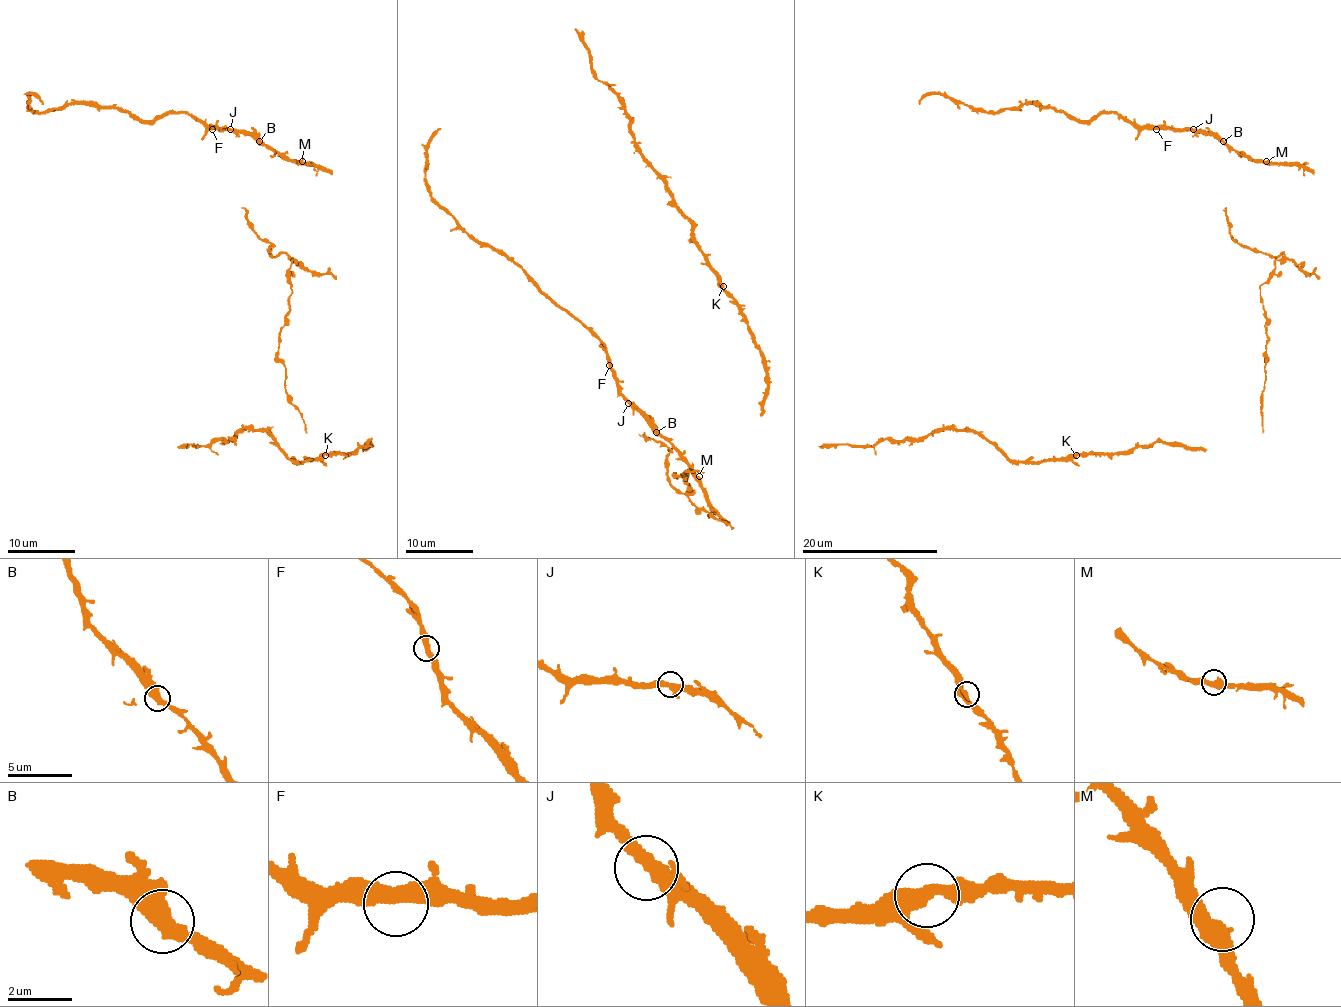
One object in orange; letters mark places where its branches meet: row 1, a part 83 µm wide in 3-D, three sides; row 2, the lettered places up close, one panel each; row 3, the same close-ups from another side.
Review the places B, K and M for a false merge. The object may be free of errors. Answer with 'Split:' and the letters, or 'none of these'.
Split: none of these

